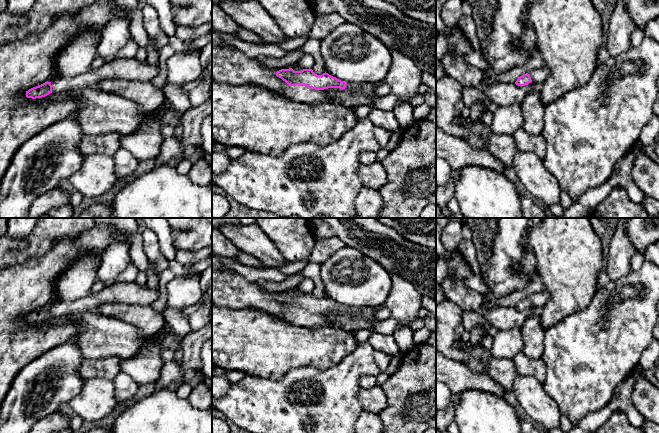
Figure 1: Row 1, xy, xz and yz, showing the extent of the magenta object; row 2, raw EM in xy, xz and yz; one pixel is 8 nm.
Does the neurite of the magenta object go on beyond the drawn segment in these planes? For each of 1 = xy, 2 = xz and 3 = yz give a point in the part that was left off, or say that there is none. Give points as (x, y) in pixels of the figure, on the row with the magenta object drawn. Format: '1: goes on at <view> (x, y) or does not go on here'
1: goes on at xy (132, 69)
2: goes on at xz (299, 93)
3: goes on at yz (538, 76)

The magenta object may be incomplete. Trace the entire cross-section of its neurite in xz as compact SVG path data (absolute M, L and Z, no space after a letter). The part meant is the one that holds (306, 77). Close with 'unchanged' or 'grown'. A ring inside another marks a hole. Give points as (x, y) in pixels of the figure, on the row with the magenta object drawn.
M292 68L281 69L276 76L285 81L289 86L276 91L287 100L316 105L325 102L335 102L324 90L328 88L347 89L354 93L371 95L376 93L379 83L346 83L336 77L323 73L317 75L312 69L294 71Z | grown

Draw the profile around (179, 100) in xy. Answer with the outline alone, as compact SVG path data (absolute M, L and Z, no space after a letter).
M166 80L163 93L180 117L191 108L189 96L181 86L173 85Z

